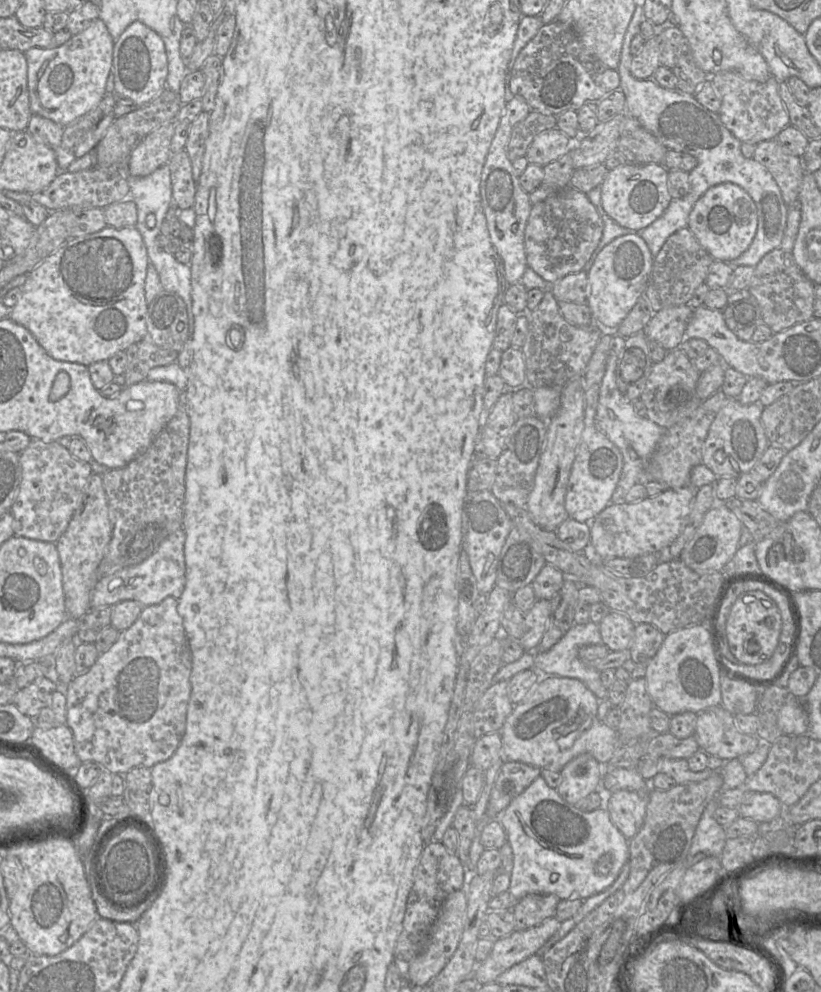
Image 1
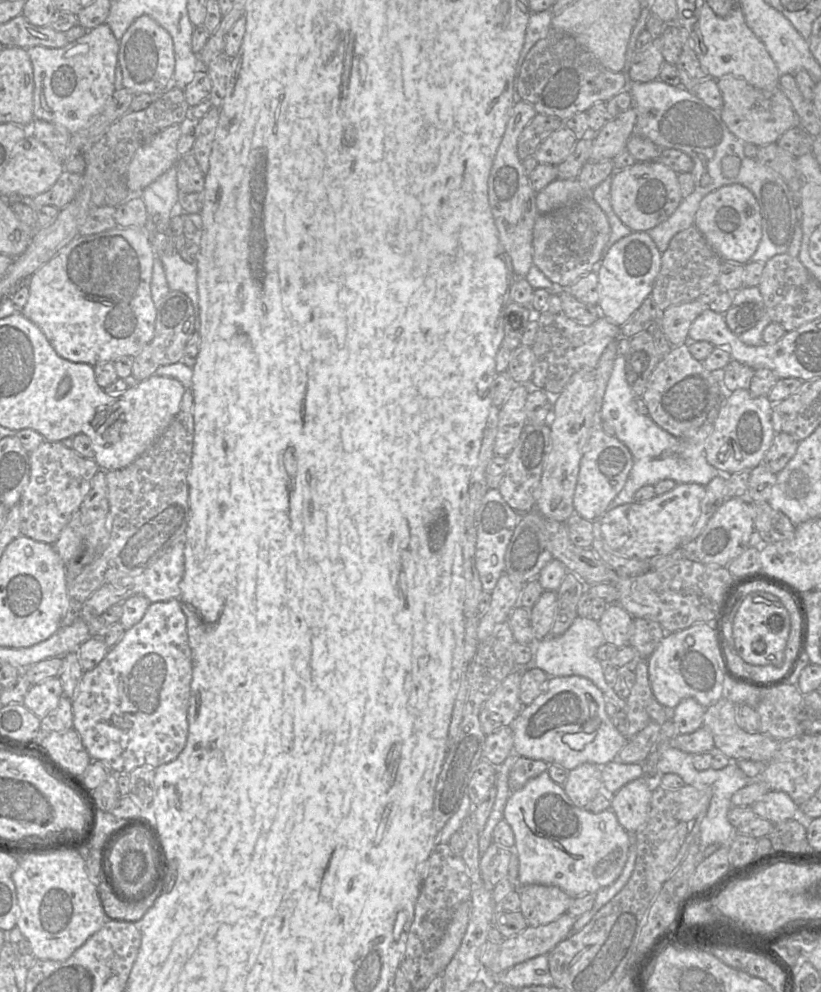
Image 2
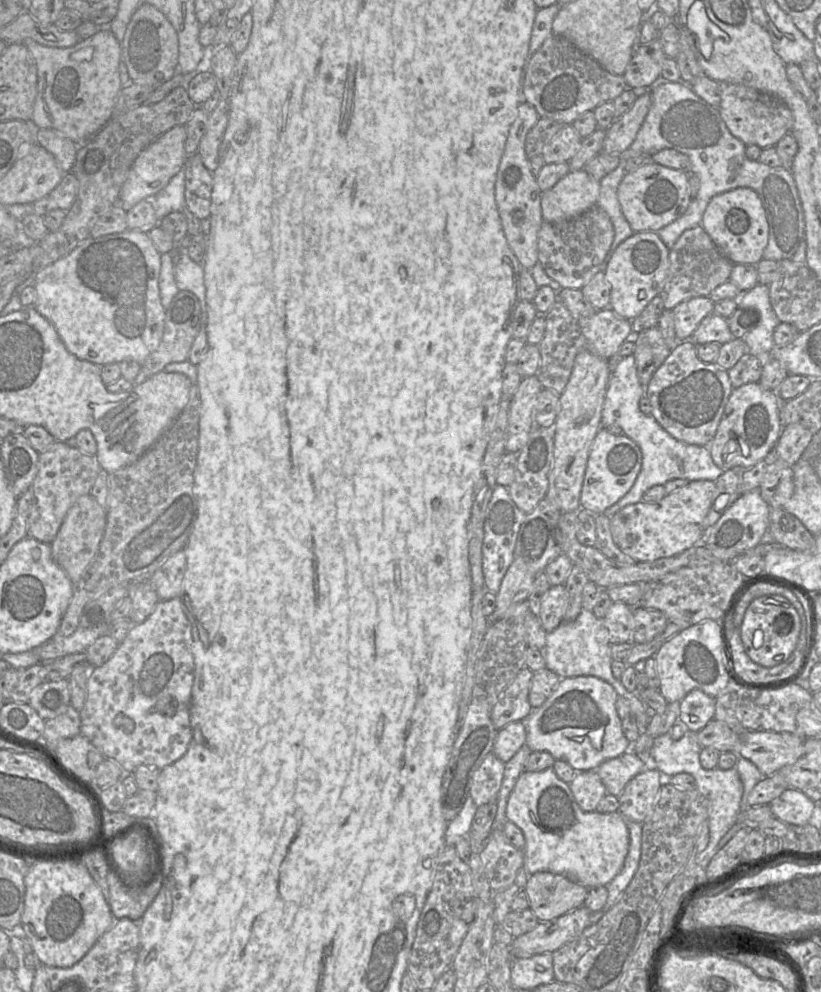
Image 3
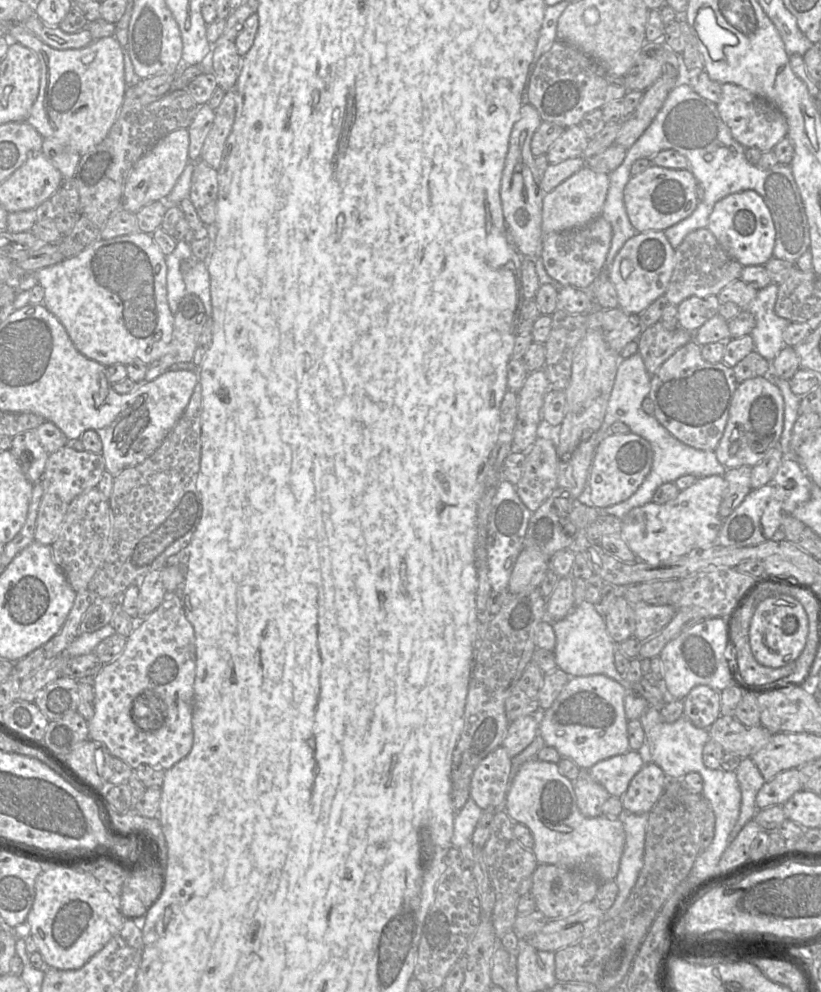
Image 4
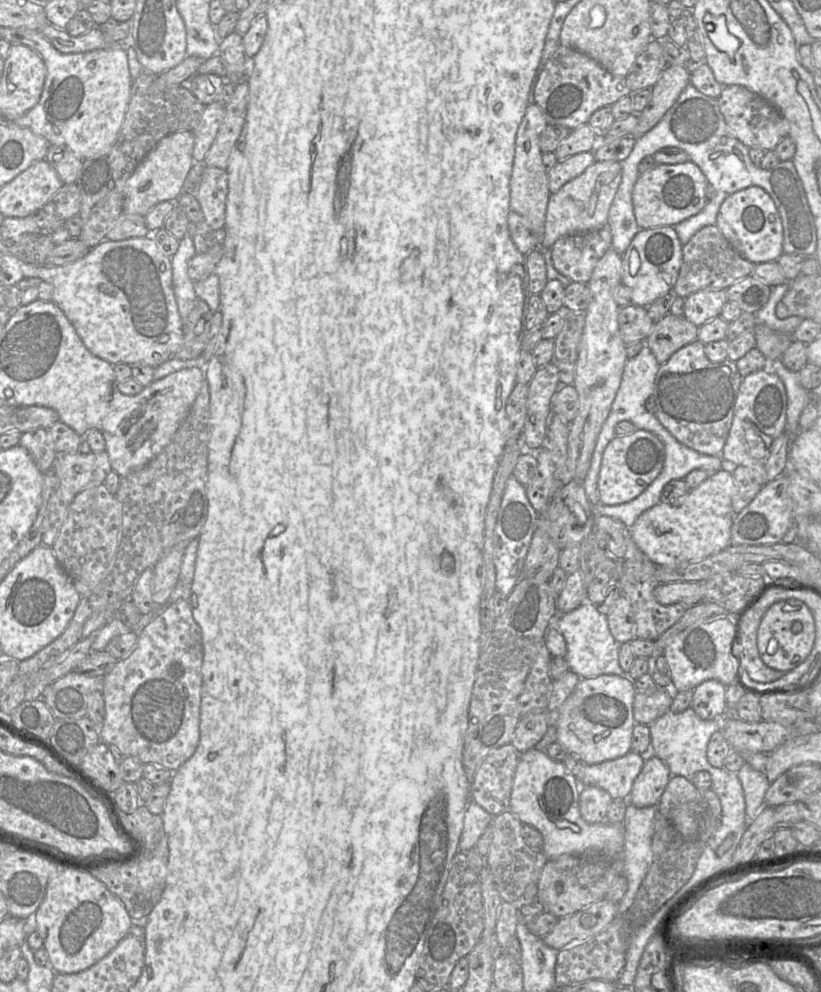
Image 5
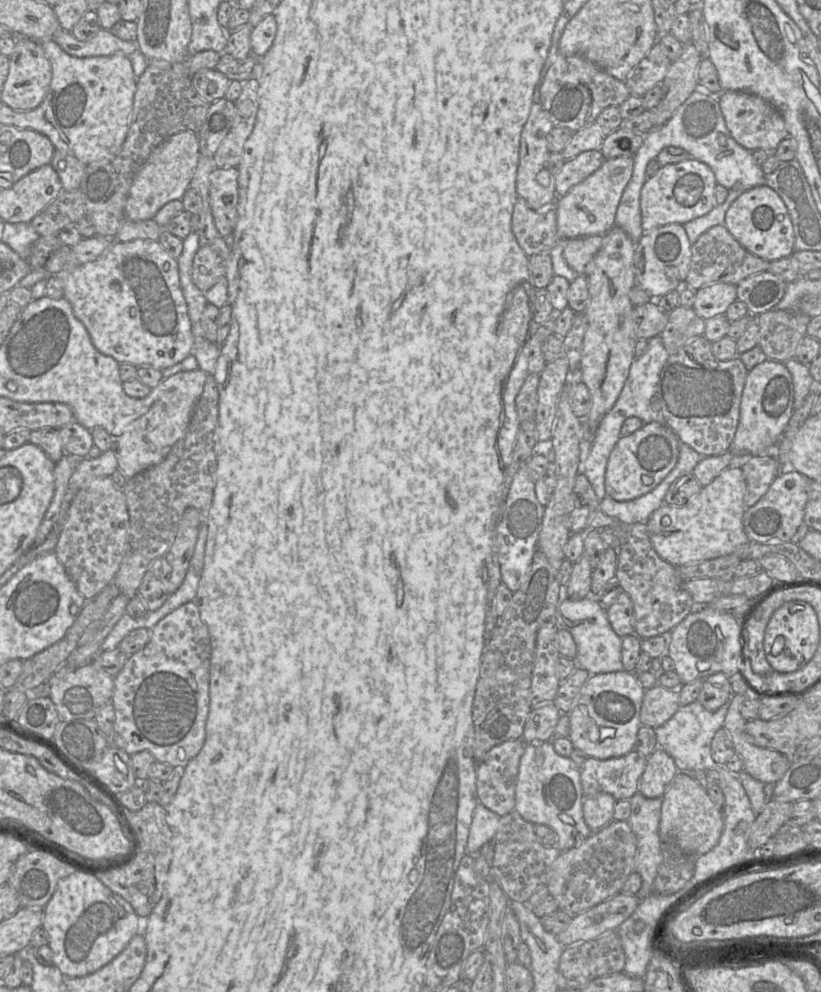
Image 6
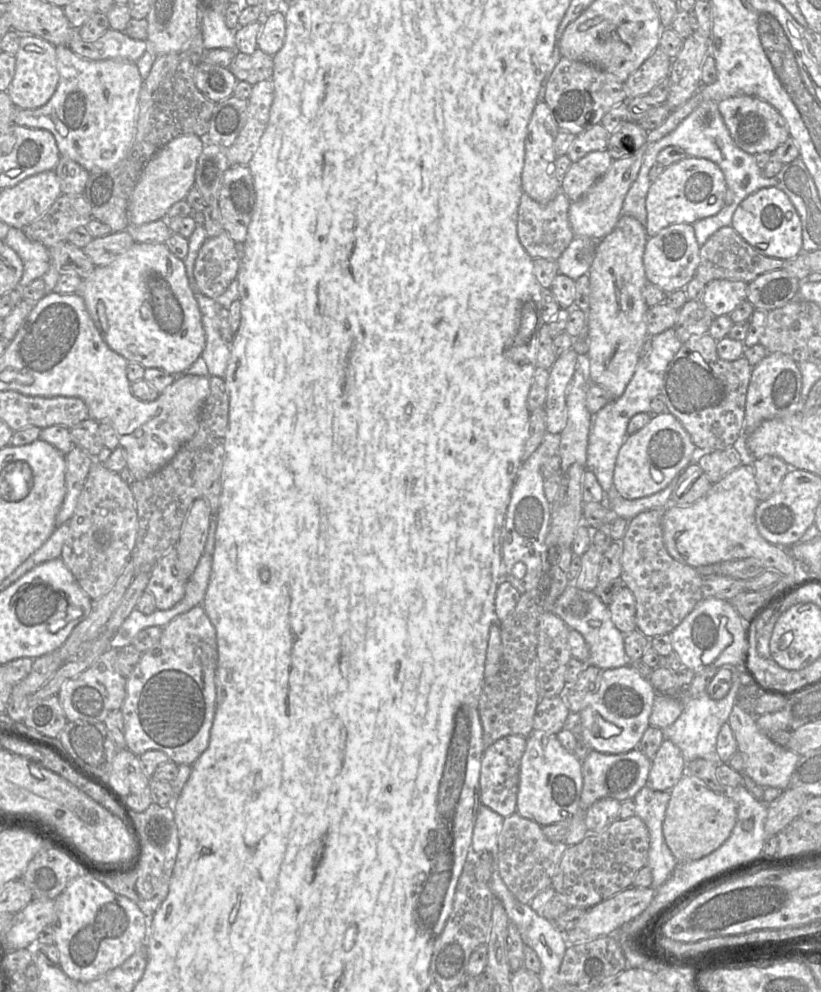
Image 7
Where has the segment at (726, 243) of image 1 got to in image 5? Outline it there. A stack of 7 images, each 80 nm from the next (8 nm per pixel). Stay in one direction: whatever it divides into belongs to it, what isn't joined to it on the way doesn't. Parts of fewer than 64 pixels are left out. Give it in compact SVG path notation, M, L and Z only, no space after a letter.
M750 186L728 196L720 206L715 224L729 243L754 264L777 260L783 254L783 226L769 194L759 186Z

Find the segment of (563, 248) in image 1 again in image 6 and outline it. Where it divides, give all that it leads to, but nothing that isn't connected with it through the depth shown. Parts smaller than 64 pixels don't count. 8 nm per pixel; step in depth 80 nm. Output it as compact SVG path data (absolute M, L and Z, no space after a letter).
M604 235L570 238L563 257L567 265L579 275L585 275L587 267L599 252Z

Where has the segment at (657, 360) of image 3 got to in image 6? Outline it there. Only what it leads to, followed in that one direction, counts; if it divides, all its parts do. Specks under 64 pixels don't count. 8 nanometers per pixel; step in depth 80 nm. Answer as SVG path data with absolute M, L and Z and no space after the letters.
M677 306L669 312L668 321L661 332L663 345L669 354L689 341L704 336L706 321L692 307Z

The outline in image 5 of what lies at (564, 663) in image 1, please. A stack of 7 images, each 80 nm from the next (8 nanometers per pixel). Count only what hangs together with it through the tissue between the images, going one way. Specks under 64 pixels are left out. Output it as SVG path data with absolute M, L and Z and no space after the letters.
M586 600L577 608L558 614L551 627L556 627L563 635L567 644L567 653L564 658L570 670L580 678L603 674L628 677L628 674L619 665L620 644L613 638L609 630L607 617L600 613L591 602Z

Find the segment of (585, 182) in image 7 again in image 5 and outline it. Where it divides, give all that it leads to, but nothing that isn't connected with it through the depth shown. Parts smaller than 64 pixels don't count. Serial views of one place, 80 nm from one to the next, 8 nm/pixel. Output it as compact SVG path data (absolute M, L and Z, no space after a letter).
M593 151L581 152L565 160L558 161L547 172L548 188L551 194L556 193L565 183L582 174L594 162Z

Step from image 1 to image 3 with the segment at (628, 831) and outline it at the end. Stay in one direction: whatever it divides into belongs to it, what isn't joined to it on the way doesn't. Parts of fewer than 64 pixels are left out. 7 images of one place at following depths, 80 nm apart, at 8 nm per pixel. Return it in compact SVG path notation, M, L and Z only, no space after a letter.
M645 768L618 796L619 812L626 820L643 824L651 815L665 777L657 768Z

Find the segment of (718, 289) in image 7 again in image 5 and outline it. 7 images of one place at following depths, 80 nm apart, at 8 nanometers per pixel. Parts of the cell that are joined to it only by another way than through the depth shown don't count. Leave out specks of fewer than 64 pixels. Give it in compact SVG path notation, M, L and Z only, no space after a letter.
M700 290L685 298L683 316L700 327L719 316L727 301L725 290Z

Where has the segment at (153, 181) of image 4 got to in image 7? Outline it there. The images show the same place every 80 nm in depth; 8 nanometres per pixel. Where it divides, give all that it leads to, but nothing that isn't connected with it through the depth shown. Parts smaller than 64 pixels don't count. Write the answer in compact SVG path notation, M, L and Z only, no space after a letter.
M184 134L169 141L148 160L129 198L129 224L140 226L167 218L170 207L185 199L194 186L197 159L202 149L201 137Z

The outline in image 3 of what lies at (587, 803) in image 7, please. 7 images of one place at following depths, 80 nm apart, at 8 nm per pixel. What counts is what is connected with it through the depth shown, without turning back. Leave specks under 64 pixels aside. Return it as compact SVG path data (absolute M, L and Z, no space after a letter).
M633 752L603 762L596 772L608 794L619 796L628 782L645 769L645 762Z

